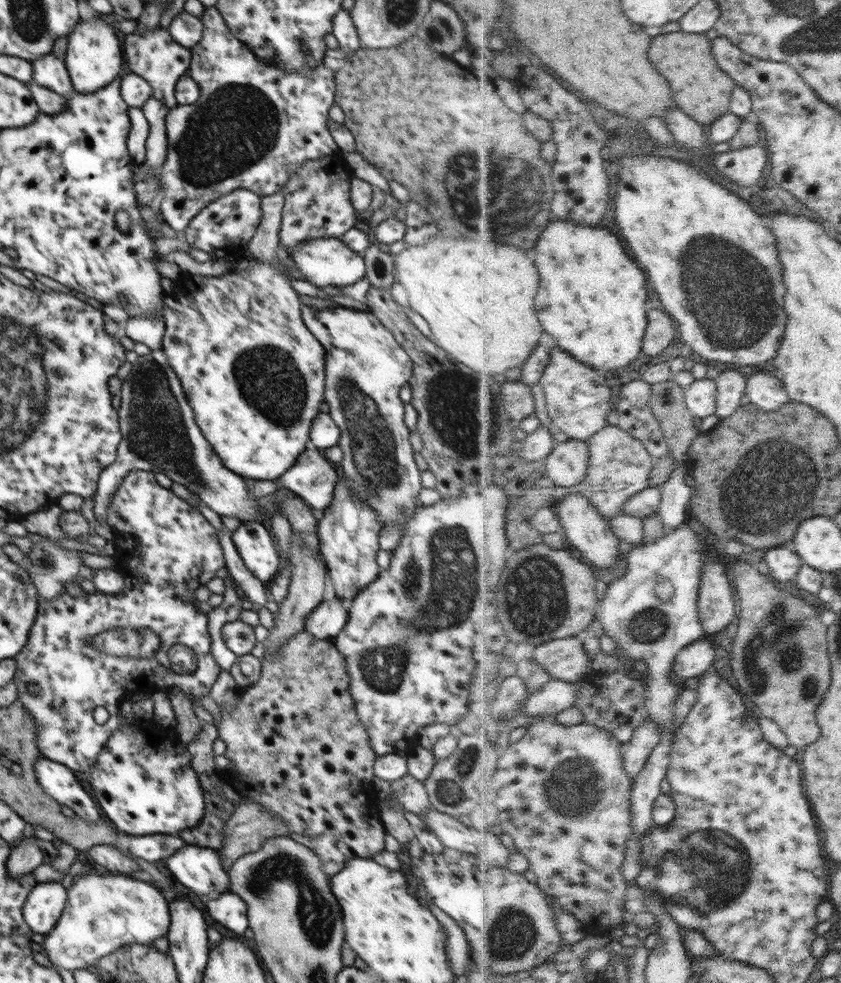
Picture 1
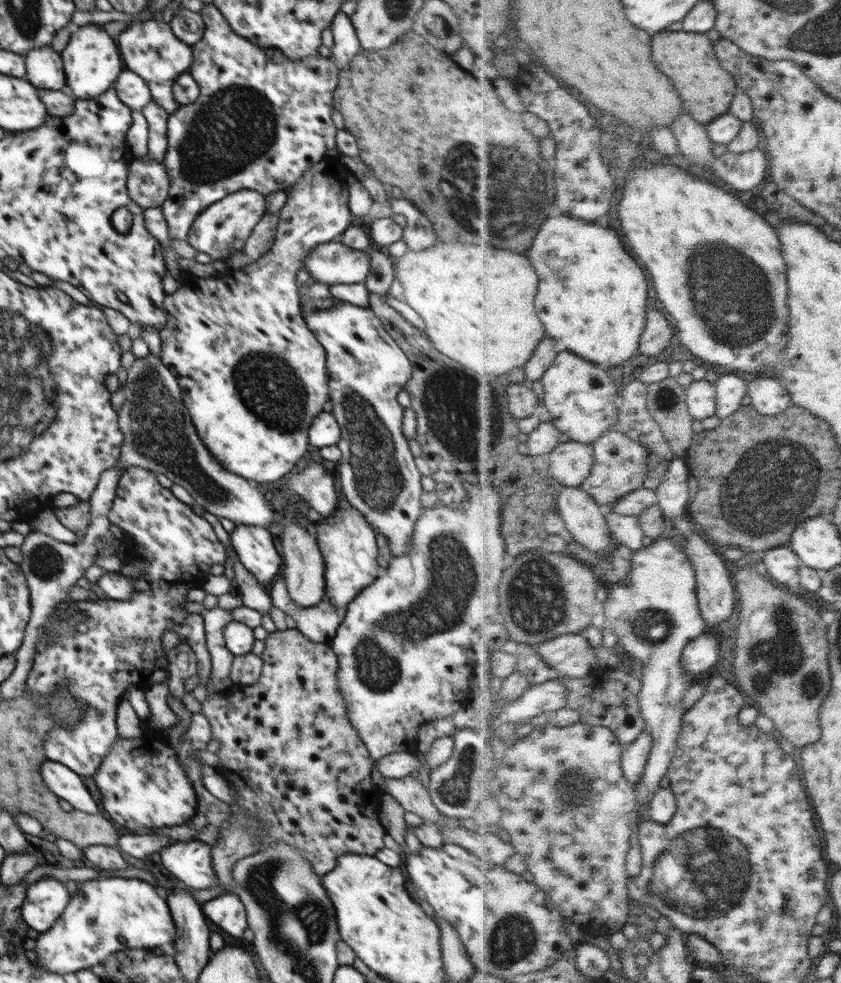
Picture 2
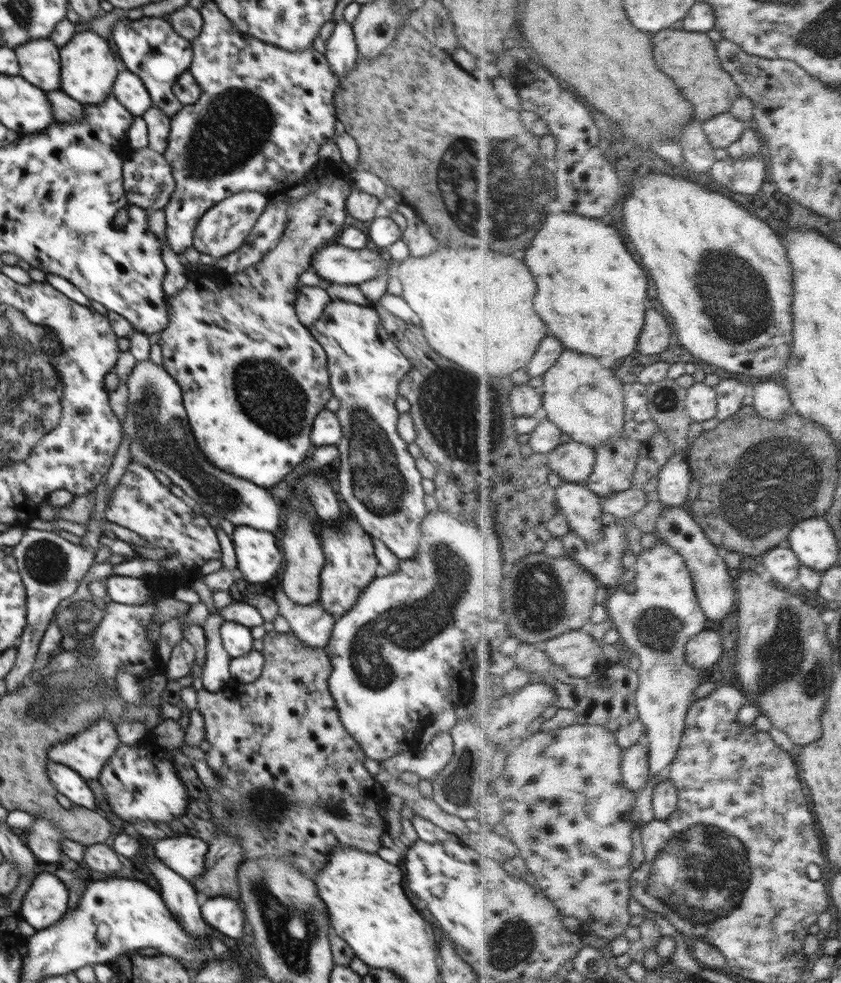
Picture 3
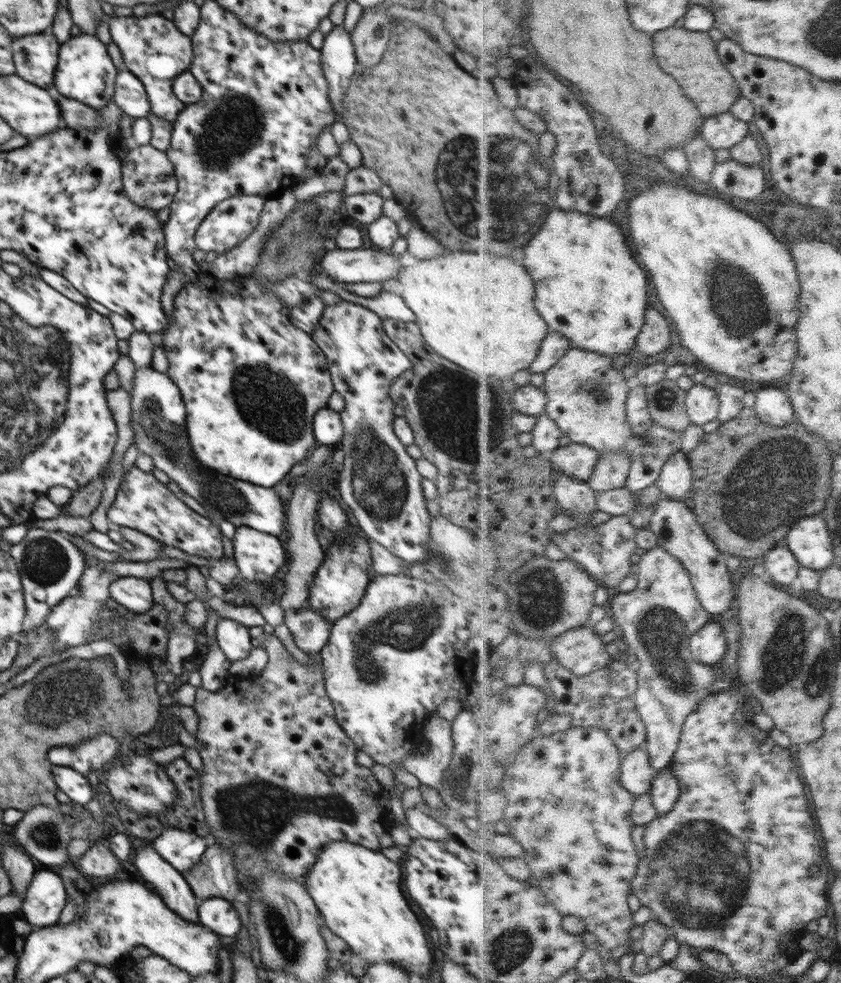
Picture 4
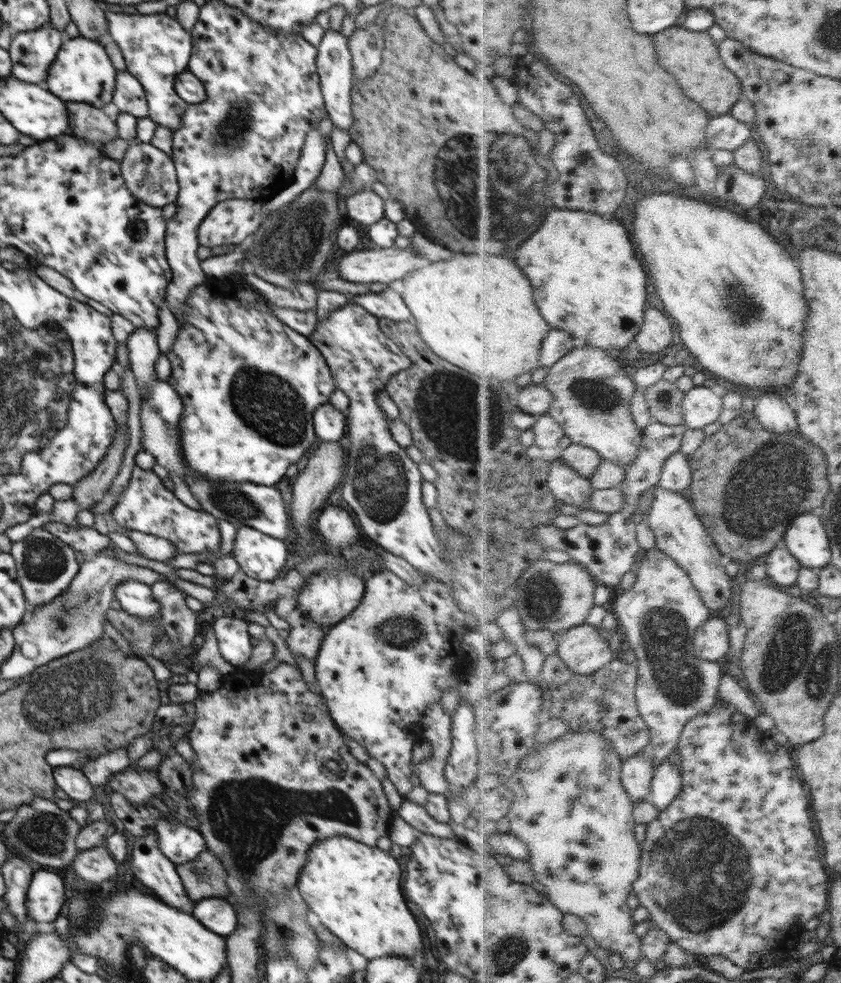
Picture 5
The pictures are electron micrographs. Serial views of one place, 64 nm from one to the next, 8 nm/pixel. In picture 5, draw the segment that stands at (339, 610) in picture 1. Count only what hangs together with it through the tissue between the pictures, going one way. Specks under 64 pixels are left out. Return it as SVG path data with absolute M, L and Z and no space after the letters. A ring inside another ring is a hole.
M301 616L299 621L300 623L296 626L290 625L286 644L288 644L294 657L298 654L306 660L313 660L318 654L318 649L322 645L327 629L316 622L312 622L312 620L308 620L306 616Z

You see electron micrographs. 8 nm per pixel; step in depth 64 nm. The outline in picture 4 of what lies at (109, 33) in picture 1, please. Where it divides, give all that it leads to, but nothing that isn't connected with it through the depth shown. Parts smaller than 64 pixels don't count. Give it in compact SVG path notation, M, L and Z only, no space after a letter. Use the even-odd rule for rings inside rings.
M81 33L71 36L59 46L59 57L54 72L54 93L64 98L71 98L91 106L93 109L104 108L113 100L115 78L118 74L106 45L96 35Z

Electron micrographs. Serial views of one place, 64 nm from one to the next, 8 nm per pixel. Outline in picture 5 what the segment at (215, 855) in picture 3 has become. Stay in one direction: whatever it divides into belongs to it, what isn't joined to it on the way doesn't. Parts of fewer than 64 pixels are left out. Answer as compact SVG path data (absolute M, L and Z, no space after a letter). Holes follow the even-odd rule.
M207 848L194 860L176 865L186 896L194 903L212 897L226 898L226 866Z

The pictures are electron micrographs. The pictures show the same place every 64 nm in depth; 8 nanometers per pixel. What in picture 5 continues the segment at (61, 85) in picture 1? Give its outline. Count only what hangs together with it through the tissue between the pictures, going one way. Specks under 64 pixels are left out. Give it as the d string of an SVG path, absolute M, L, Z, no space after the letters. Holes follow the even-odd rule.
M52 23L30 31L22 31L11 40L9 55L12 60L12 78L44 86L46 75L58 50L66 39Z

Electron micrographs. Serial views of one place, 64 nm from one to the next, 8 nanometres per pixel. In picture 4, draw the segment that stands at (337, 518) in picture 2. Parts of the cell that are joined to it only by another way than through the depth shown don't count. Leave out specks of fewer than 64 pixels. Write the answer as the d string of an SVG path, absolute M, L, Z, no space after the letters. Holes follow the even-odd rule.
M358 528L354 529L351 536L348 536L348 541L335 540L332 547L326 551L325 560L316 569L316 573L312 577L312 585L308 589L308 599L306 599L304 606L312 608L328 622L336 622L354 610L360 604L370 582L368 568L373 566L374 560L372 560L369 540Z

